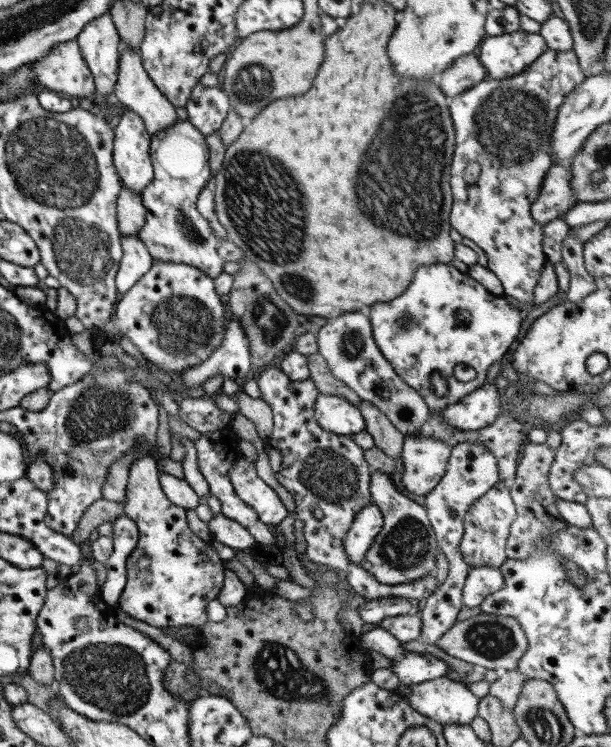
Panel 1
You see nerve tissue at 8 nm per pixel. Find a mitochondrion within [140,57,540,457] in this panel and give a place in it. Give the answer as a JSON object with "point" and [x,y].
{"point":[392,155]}

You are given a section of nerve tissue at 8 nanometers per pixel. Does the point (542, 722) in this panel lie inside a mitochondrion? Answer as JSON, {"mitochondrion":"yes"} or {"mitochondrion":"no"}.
{"mitochondrion":"yes"}

